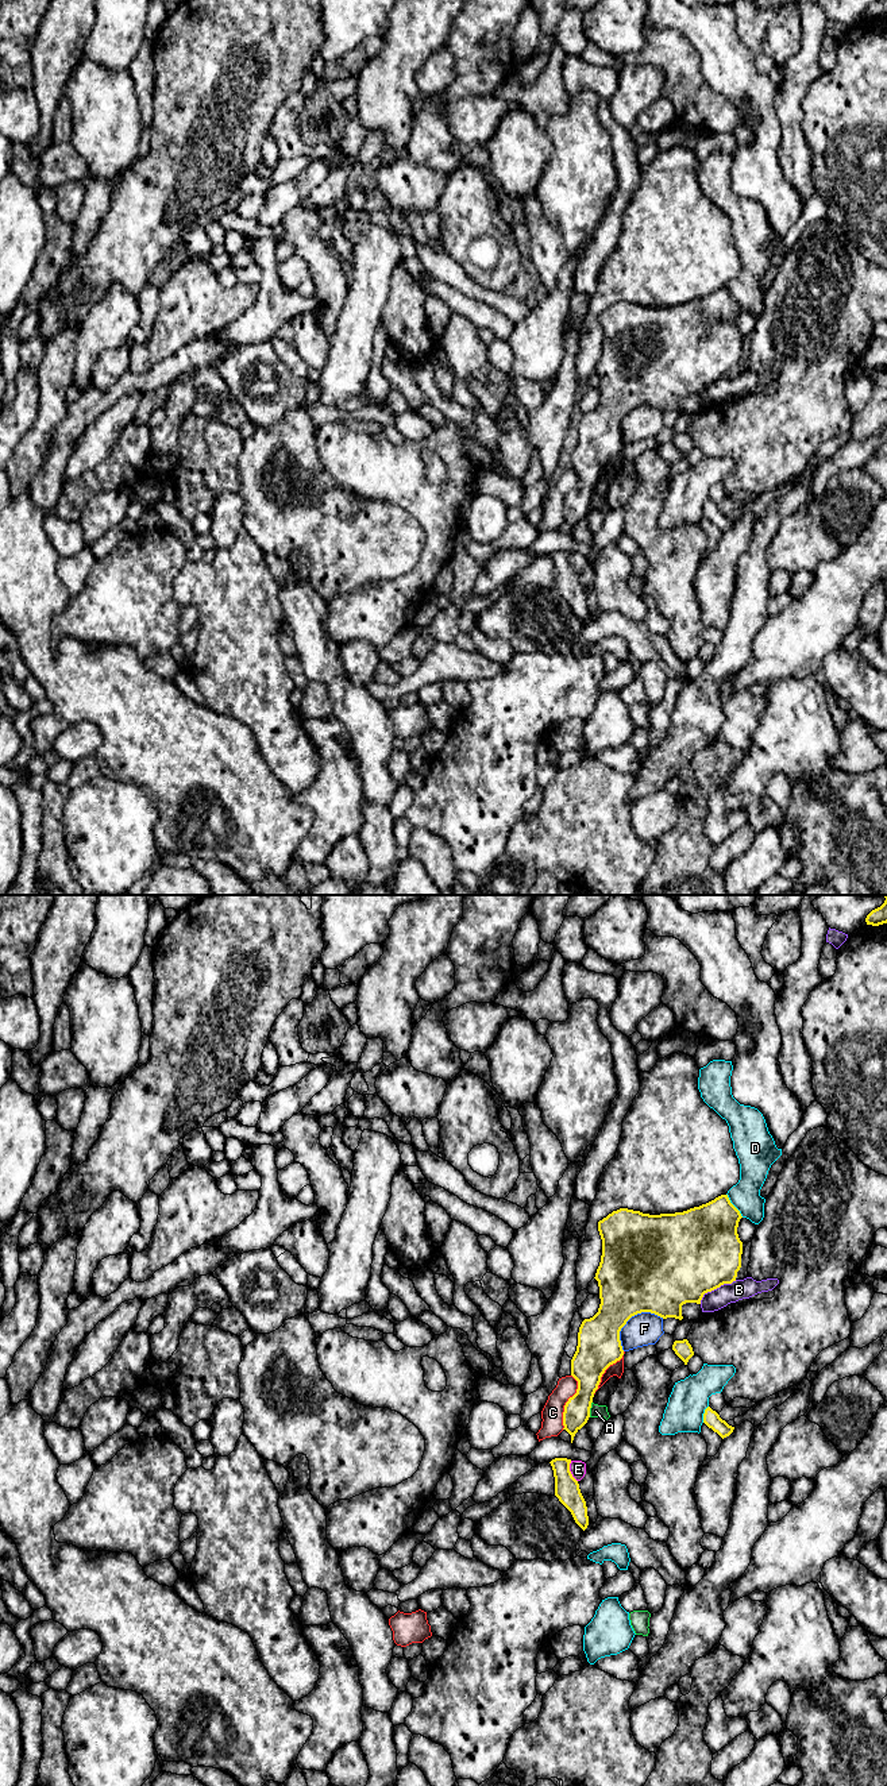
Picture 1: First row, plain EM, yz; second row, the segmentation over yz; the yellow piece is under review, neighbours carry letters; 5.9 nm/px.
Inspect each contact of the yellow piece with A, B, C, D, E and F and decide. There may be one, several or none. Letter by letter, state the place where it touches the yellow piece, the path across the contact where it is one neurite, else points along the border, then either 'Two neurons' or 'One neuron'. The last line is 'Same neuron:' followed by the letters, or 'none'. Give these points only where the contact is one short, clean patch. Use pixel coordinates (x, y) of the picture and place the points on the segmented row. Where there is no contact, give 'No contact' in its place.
A: Touches yellow at yz (589, 1410). Boundary: yz (592, 1401), (589, 1416). Two neurons
B: Touches yellow at yz (716, 1288). Two neurons
C: Touches yellow at yz (567, 1401). Two neurons
D: Touches yellow at yz (733, 1206). Two neurons
E: Touches yellow at yz (570, 1472). Boundary: yz (570, 1461), (570, 1473), (577, 1481). Two neurons
F: Touches yellow at yz (631, 1316). Two neurons
Same neuron: none

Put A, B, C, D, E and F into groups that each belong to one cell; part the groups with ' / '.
A / B / C / D / E / F

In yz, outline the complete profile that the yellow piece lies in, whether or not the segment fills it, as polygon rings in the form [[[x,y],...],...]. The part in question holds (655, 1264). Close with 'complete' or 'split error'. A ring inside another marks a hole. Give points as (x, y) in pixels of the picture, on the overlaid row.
[[[721,1195],[683,1212],[649,1215],[620,1208],[598,1222],[602,1255],[594,1278],[601,1304],[593,1318],[582,1322],[571,1359],[571,1376],[578,1381],[578,1389],[563,1412],[563,1430],[571,1435],[571,1443],[590,1417],[602,1374],[624,1355],[620,1331],[632,1316],[651,1312],[663,1319],[682,1320],[683,1304],[701,1304],[705,1293],[736,1281],[743,1254],[737,1234],[741,1218],[728,1195]]] | complete

